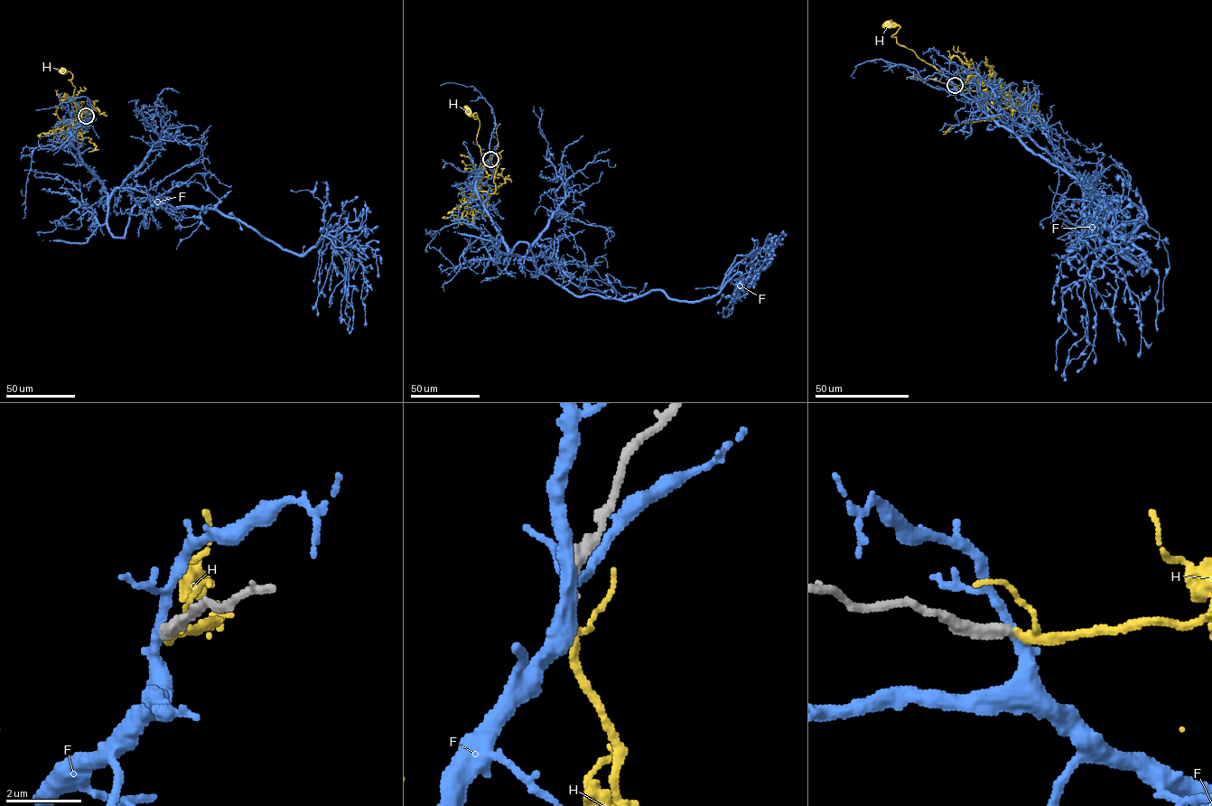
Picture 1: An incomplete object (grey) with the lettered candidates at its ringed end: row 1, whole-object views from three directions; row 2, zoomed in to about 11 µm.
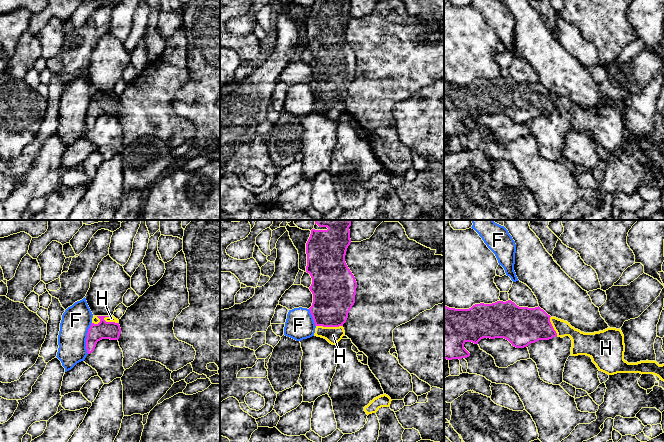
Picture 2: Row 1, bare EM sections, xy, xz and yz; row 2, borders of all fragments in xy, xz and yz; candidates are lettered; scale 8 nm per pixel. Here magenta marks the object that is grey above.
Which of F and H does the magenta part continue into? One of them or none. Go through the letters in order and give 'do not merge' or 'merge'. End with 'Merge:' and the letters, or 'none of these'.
F: do not merge
H: merge
Merge: H

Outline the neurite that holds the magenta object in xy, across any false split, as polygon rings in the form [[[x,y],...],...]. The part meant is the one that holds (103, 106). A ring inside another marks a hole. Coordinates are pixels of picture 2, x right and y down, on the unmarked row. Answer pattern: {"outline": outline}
{"outline": [[[93,92],[86,115],[87,129],[92,129],[102,115],[118,116],[120,109],[119,96],[114,92]]]}

